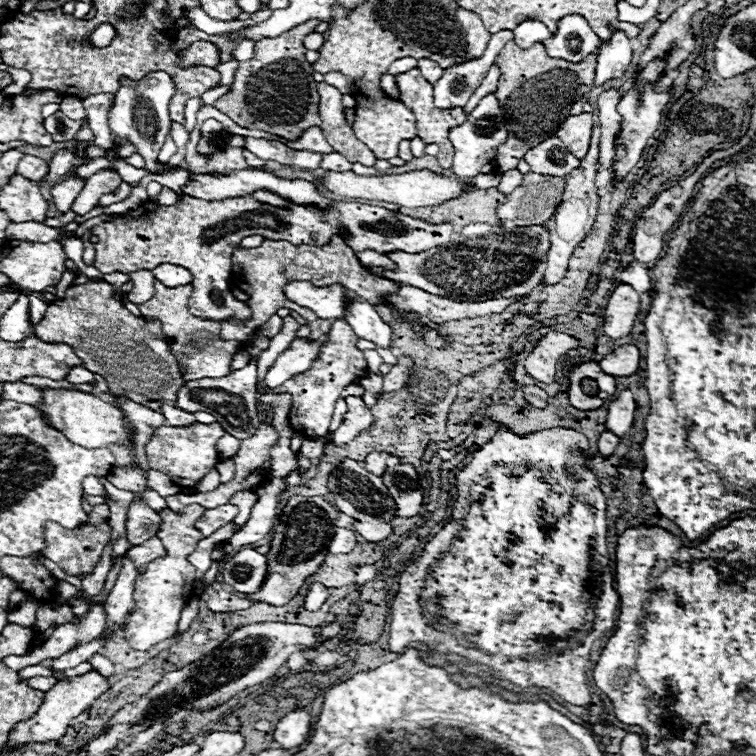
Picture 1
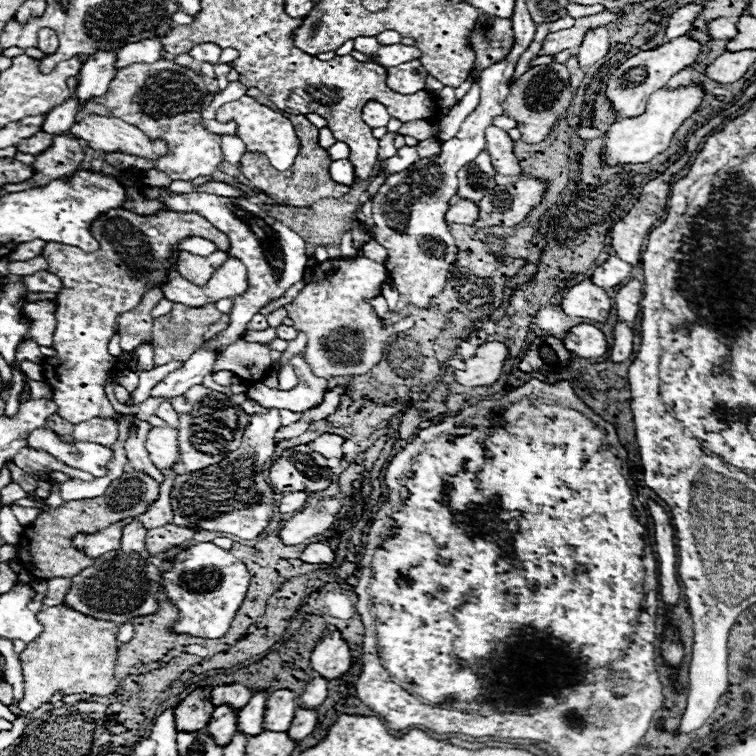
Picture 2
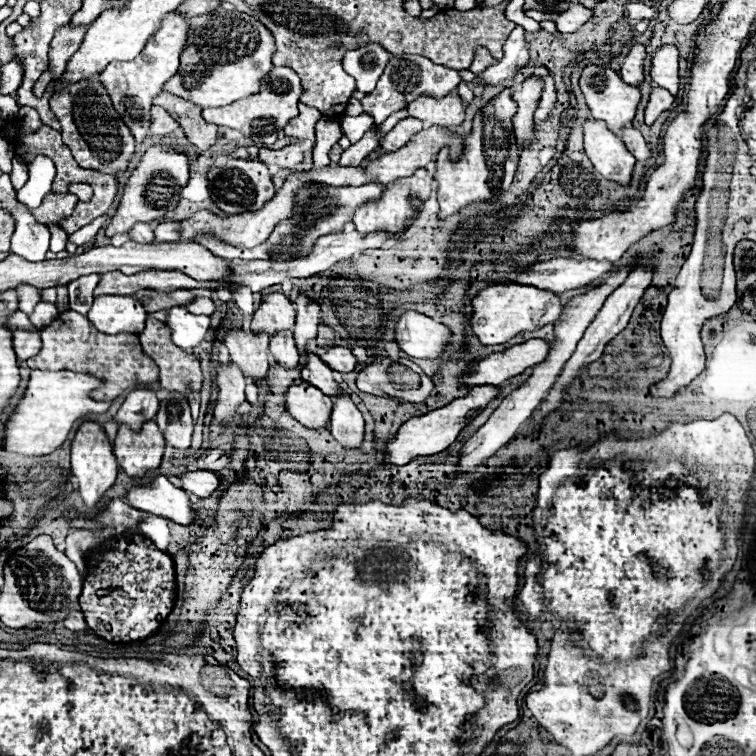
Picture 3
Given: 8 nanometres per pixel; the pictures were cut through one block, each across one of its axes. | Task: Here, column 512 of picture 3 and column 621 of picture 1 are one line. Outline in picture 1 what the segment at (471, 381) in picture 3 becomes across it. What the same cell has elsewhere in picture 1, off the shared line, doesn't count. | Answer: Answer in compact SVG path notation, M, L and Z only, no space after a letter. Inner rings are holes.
M624 344L612 350L608 356L604 356L598 364L610 376L632 376L638 370L638 362L640 362L638 348L632 344Z

